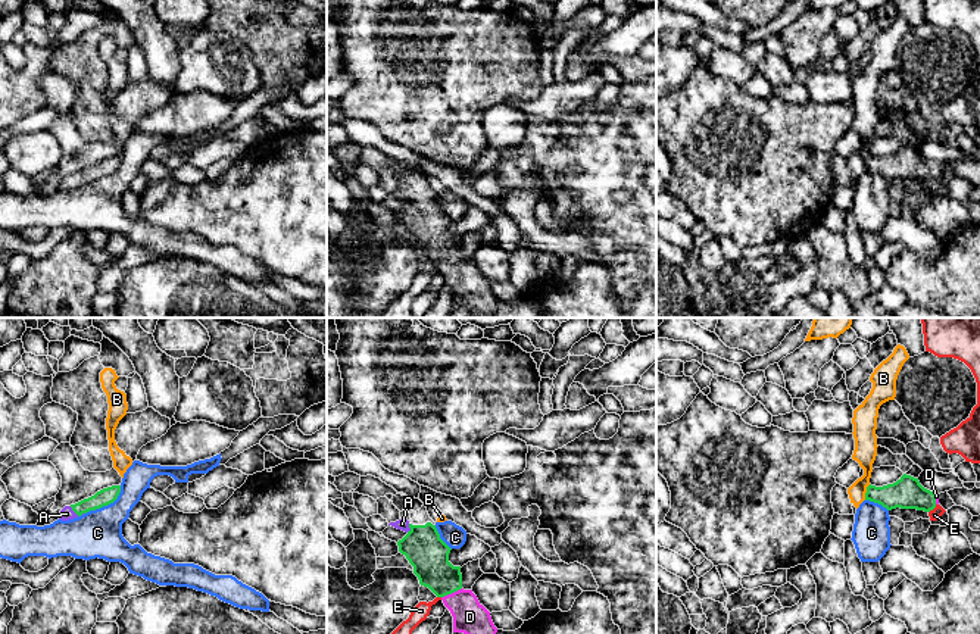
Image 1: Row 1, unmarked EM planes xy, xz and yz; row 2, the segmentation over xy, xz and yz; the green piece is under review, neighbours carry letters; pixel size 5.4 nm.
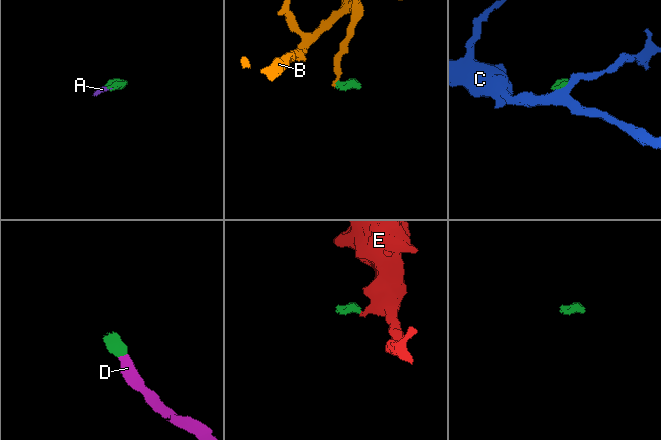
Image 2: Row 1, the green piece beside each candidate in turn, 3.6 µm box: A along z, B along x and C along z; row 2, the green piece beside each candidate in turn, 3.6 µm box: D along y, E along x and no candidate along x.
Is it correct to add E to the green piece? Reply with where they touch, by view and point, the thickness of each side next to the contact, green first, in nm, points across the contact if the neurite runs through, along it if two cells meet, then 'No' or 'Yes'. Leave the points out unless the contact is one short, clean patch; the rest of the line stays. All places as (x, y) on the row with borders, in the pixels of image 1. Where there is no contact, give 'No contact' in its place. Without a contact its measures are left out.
Touches green at yz (932, 509). Thickness 180 nm (green) against 70 nm. Boundary: yz (936, 505), (929, 512). No

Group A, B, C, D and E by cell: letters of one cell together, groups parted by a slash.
A D / B / C / E

